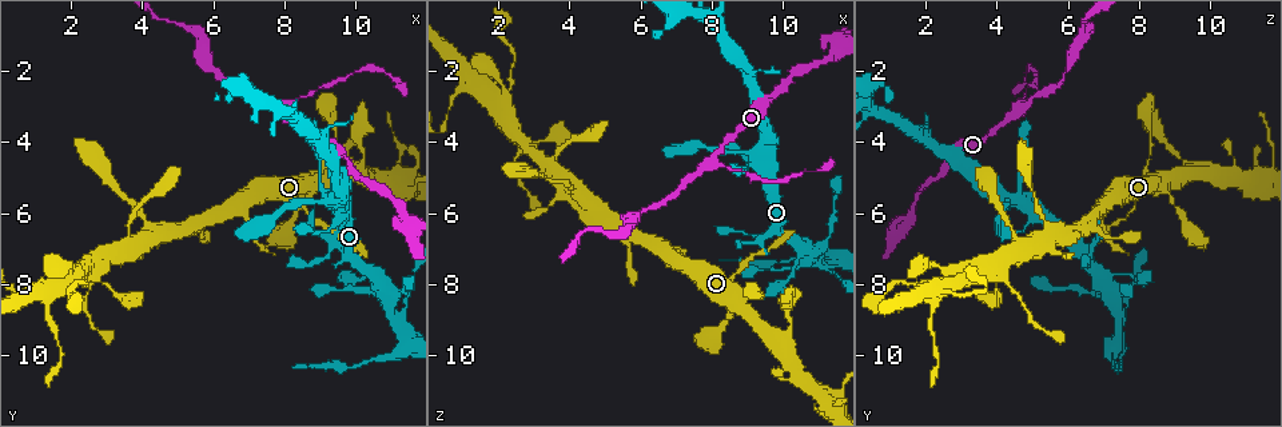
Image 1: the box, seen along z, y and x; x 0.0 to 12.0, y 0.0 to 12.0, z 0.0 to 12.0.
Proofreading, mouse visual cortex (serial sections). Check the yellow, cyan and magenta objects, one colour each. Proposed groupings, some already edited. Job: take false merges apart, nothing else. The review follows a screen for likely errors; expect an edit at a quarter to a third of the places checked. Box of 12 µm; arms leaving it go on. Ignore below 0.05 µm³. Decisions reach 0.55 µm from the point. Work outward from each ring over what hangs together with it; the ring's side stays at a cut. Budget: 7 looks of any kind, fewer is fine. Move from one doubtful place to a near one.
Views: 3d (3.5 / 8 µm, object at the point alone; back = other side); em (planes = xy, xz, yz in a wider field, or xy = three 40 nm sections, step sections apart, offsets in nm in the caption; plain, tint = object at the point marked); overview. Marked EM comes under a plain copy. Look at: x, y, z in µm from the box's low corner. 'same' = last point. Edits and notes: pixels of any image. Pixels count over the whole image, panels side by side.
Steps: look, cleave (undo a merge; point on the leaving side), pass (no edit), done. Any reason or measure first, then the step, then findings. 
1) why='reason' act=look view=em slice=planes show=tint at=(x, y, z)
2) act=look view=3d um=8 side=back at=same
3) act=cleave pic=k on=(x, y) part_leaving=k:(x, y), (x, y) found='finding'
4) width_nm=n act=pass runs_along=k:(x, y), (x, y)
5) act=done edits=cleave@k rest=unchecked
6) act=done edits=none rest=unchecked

why='small branch off a trunk' act=look view=3d um=3.5 side=back at=(9.8, 4.8, 9.5)

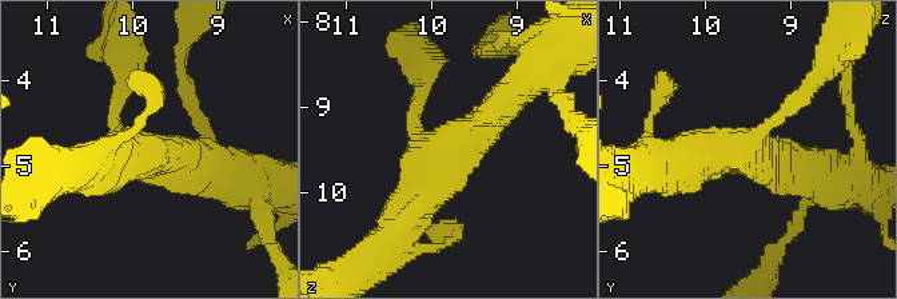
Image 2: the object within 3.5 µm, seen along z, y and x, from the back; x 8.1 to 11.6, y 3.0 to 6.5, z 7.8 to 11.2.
arms=3 arm_widths_nm=200,400,500 act=look view=em slice=xy step=1 show=tint at=(9.80, 4.90, 9.60)

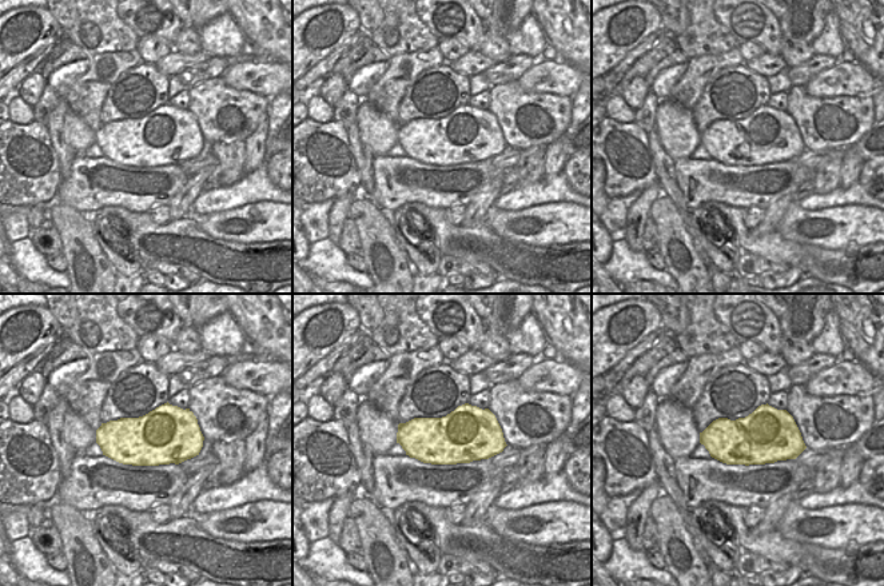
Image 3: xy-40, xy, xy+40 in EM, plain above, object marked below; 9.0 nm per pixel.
act=pass runs_along=2:(513, 95), (446, 156), (398, 227) found='all the same cell'

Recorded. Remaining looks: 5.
why='four-way junction' act=look view=3d um=3.5 at=(11.2, 5.1, 11.4)

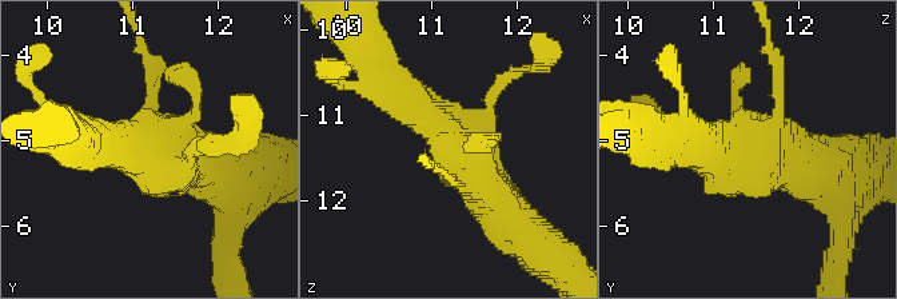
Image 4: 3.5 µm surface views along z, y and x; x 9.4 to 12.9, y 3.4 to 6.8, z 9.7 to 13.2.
act=pass runs_along=4:(387, 79), (498, 199) found='continuous, no second cell'

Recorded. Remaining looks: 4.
why='a narrow waist' act=look view=3d um=8 at=(10.3, 10.2, 7.3)

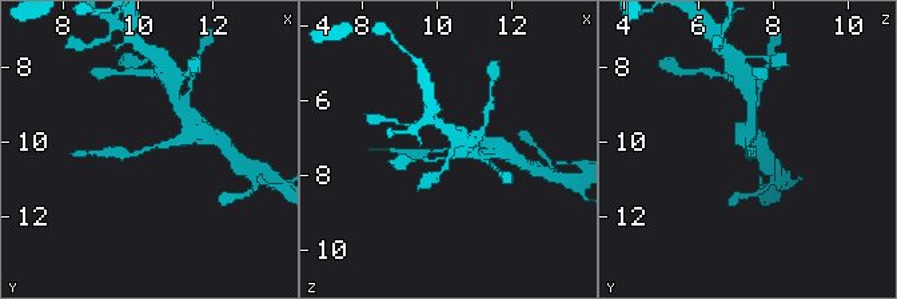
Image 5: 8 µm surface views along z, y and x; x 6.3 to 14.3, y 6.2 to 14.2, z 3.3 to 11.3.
arm_widths_nm=100,350 why='shape alone is not enough' act=look view=em slice=xy step=3 show=tint at=(10.5, 10.1, 7.2)

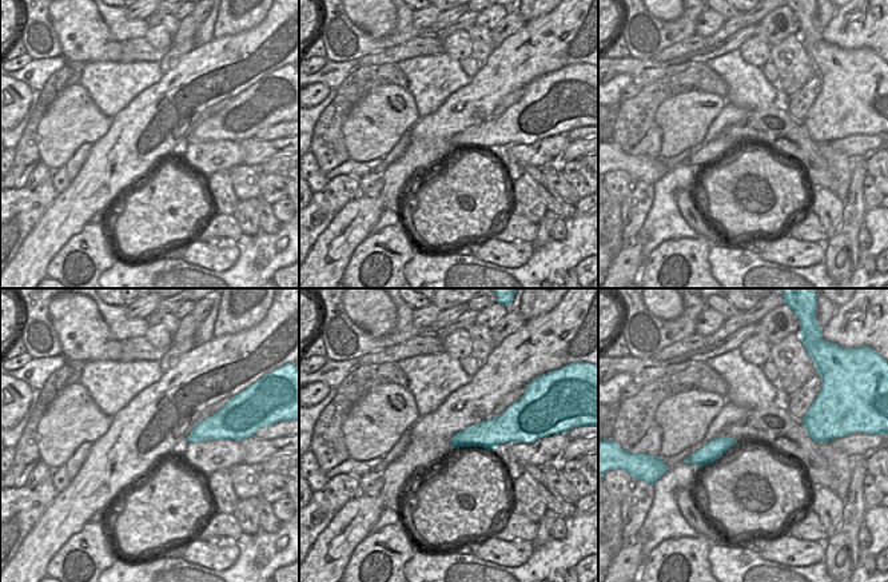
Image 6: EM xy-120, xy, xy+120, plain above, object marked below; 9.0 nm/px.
act=cleave pic=5 on=(146, 148) border=6:(480, 425), (480, 435), (470, 445) found='a second cell is stuck on'

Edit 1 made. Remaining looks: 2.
act=done edits=cleave@5 rest=unchecked

